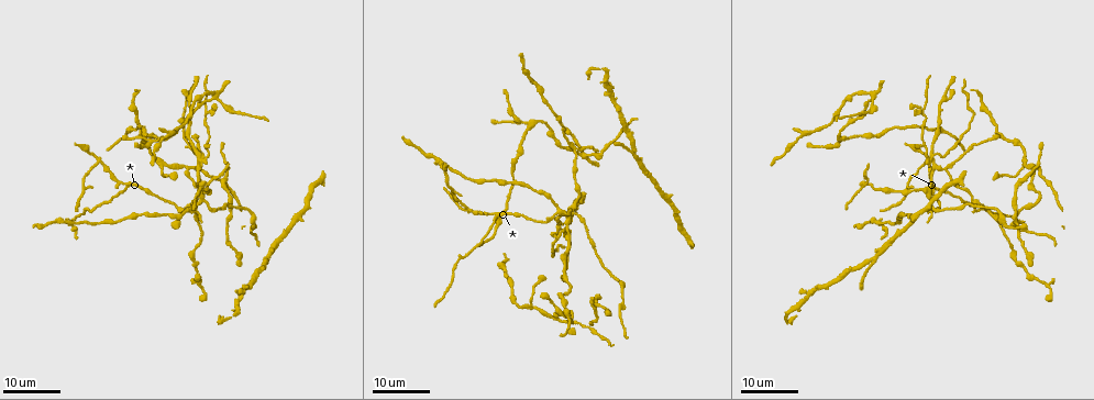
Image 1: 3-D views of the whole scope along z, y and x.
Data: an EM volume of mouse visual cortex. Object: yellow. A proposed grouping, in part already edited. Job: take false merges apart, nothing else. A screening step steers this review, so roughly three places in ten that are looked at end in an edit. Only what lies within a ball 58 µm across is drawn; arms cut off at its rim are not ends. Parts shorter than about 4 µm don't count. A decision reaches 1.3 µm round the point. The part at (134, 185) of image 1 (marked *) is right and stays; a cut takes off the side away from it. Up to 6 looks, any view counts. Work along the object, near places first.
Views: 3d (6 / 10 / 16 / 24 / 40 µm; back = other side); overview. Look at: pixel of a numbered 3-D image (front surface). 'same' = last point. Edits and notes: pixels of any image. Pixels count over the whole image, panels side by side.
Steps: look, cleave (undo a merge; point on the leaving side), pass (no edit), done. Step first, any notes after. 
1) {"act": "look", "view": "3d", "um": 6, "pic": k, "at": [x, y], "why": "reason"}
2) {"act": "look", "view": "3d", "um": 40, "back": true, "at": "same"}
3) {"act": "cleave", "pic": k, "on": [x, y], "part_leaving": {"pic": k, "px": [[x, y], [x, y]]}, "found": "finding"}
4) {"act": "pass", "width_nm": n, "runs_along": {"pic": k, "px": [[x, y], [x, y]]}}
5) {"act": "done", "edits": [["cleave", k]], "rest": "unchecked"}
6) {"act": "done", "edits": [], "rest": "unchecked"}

{"act": "look", "view": "3d", "um": 24, "pic": 1, "at": [928, 188]}

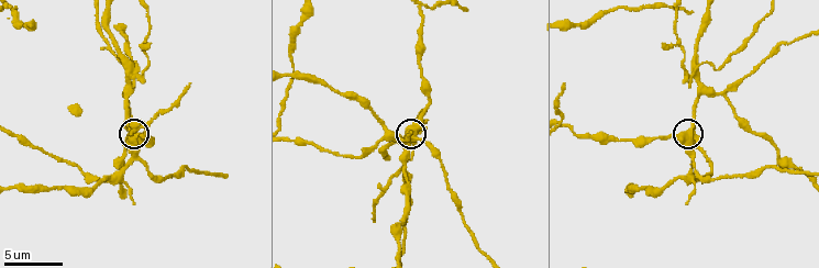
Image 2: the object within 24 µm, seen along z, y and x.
{"act": "look", "view": "3d", "um": 6, "pic": 2, "at": [687, 131]}

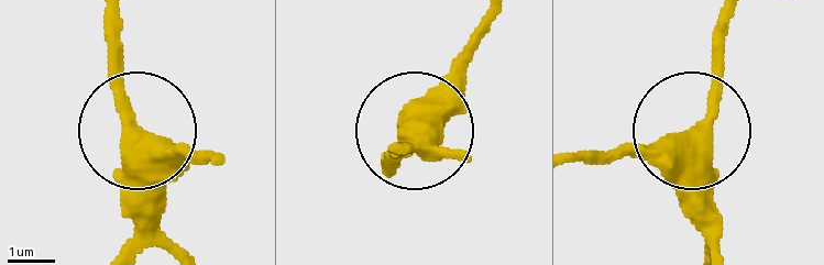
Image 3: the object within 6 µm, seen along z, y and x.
{"act": "pass", "runs_along": {"pic": 3, "px": [[123, 243], [135, 136], [210, 148]]}, "found": "one neuron here"}

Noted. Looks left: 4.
{"act": "look", "view": "3d", "um": 6, "pic": 2, "at": [402, 169], "why": "branch point"}

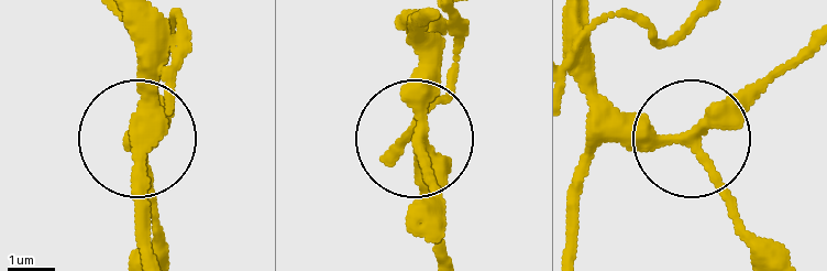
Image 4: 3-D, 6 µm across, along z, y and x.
{"act": "look", "view": "3d", "um": 6, "back": true, "pic": 4, "at": [697, 140]}

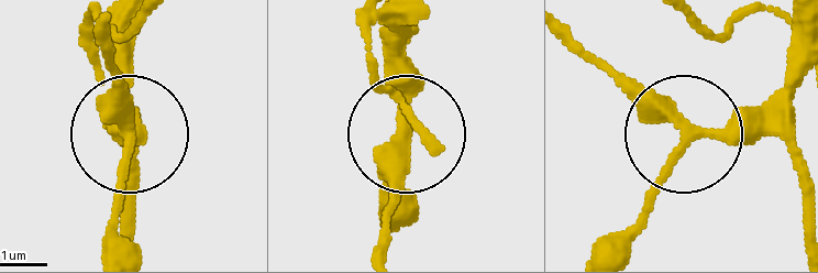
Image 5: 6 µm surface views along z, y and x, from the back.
{"act": "pass", "side_arm_um": 12, "arms": 3, "found": "one neuron here"}

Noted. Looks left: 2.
{"act": "look", "view": "3d", "um": 16, "pic": 1, "at": [161, 165]}

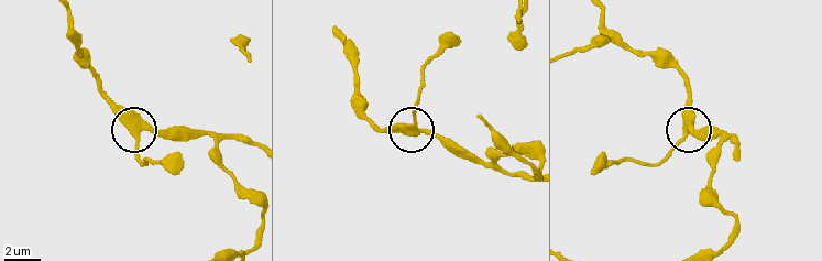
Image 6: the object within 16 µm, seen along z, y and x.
{"act": "look", "view": "3d", "um": 10, "pic": 6, "at": [412, 129]}

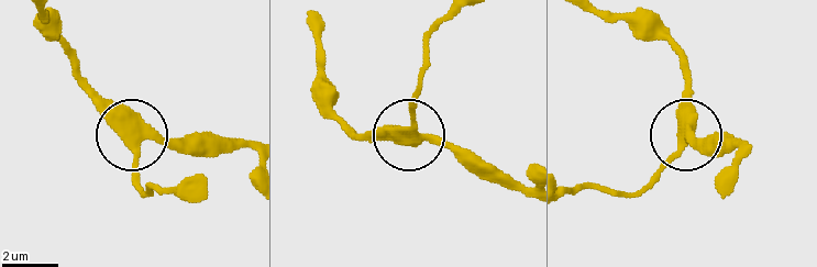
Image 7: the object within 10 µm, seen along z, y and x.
{"act": "pass", "runs_along": {"pic": 7, "px": [[247, 146], [141, 136], [134, 144], [139, 191]]}, "found": "all the same neuron"}

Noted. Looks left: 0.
{"act": "done", "edits": [], "rest": "unchecked"}

